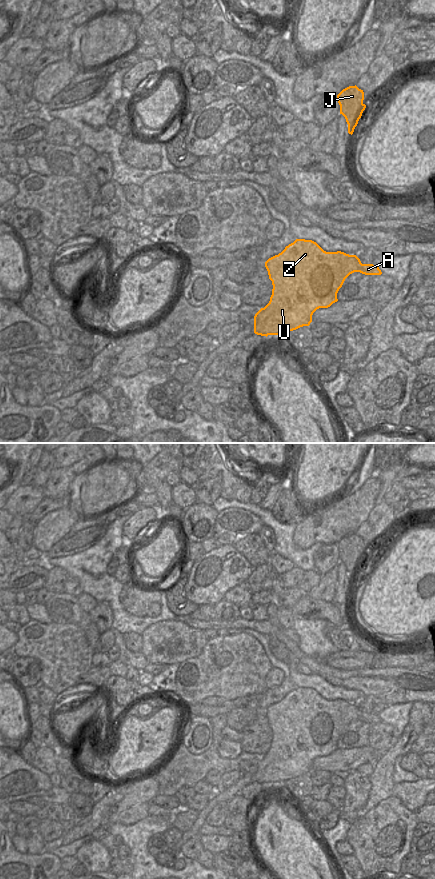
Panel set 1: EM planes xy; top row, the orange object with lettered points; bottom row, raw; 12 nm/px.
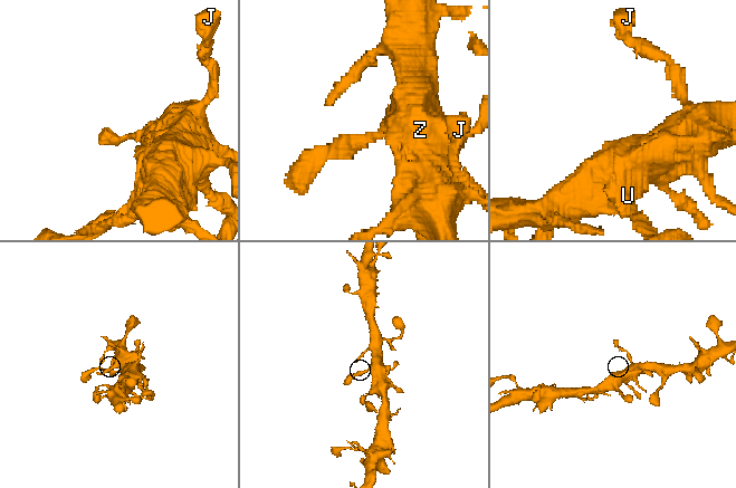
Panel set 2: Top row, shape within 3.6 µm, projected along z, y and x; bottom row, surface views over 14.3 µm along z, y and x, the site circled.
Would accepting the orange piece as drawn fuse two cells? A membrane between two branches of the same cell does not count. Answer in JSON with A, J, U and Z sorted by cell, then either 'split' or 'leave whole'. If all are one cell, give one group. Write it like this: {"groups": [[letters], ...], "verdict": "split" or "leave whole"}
{"groups": [["A", "J", "U", "Z"]], "verdict": "leave whole"}

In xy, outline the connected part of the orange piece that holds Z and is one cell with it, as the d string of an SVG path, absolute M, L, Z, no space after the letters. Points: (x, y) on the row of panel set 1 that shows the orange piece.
M296 239L285 249L265 262L273 289L269 303L254 316L254 333L261 336L283 335L309 326L313 313L337 302L337 293L345 279L354 272L381 275L378 266L362 264L356 255L341 251L326 252L312 240Z

